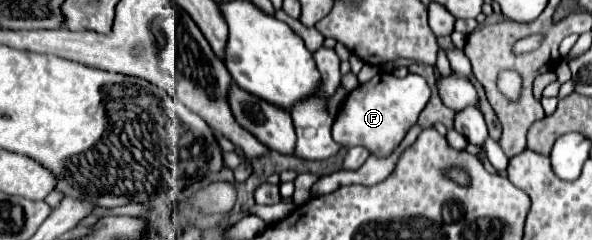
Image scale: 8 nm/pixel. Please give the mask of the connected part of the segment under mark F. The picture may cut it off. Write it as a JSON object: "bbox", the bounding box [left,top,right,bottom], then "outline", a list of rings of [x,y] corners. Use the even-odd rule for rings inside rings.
{"bbox":[333,72,431,156],"outline":[[[379,72],[375,78],[359,84],[357,90],[349,92],[345,108],[341,108],[333,122],[333,140],[337,140],[341,148],[363,146],[373,156],[391,156],[405,138],[407,130],[417,122],[419,112],[429,102],[429,96],[431,90],[427,82],[417,74],[407,74],[407,78],[395,78],[389,72]]]}

